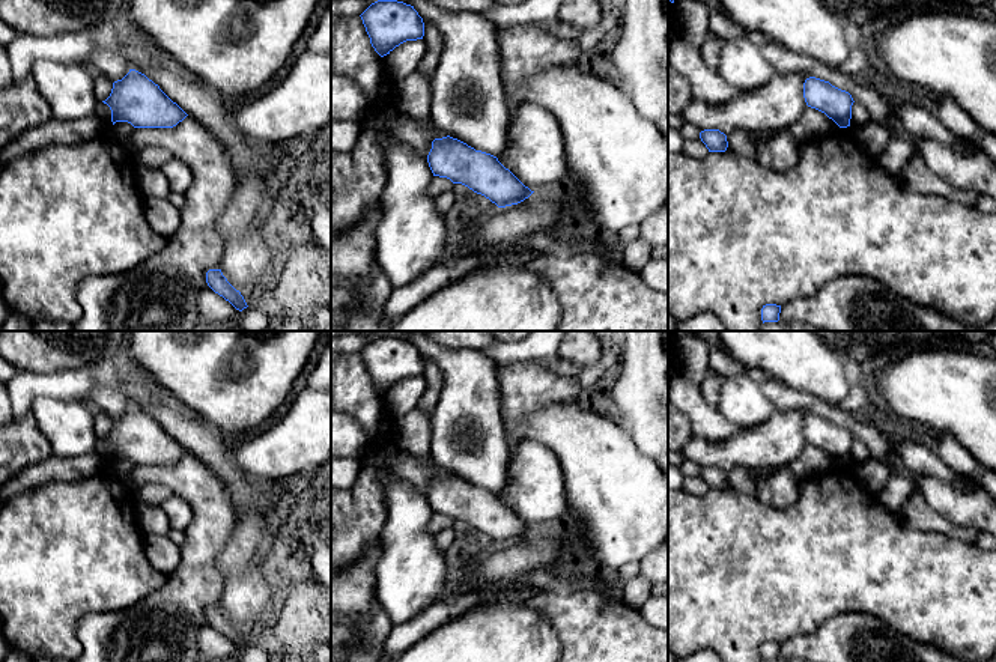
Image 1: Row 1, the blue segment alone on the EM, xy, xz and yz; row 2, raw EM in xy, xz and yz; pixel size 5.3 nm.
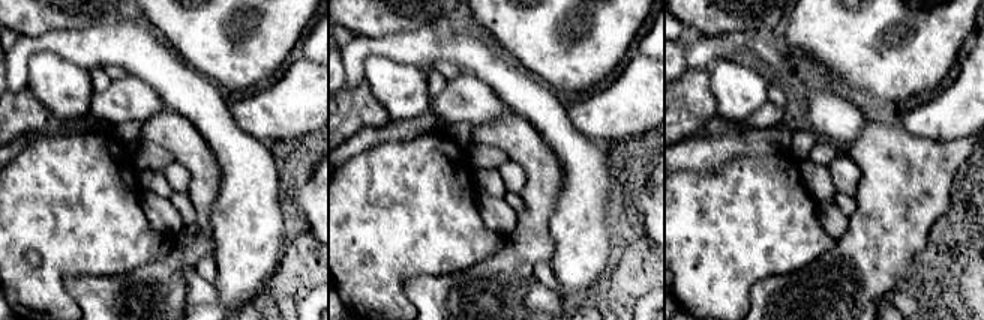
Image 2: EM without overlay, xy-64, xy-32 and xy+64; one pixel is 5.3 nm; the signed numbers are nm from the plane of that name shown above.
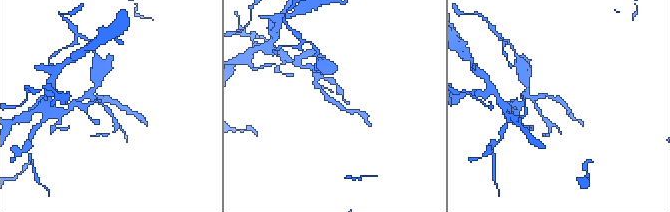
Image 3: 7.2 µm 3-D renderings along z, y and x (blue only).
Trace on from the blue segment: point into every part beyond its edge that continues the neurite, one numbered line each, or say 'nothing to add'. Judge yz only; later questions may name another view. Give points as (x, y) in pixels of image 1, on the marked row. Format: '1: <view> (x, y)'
nothing to add

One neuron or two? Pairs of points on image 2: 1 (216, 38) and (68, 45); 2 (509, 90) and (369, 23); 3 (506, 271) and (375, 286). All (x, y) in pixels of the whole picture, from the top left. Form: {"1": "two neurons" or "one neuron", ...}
{"1": "two neurons", "2": "two neurons", "3": "two neurons"}

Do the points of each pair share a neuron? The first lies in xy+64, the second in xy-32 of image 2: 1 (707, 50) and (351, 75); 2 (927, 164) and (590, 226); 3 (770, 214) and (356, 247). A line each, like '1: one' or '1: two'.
1: one
2: two
3: one

